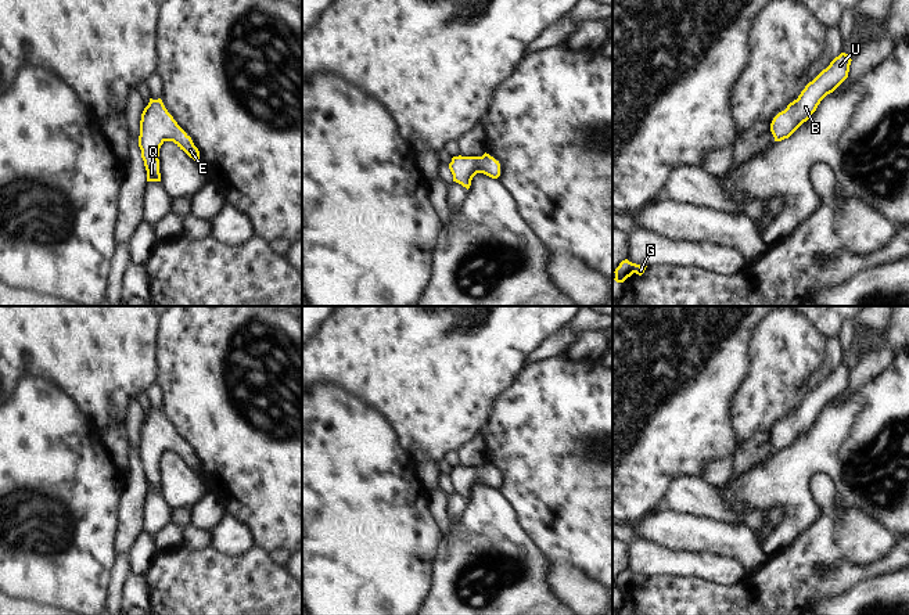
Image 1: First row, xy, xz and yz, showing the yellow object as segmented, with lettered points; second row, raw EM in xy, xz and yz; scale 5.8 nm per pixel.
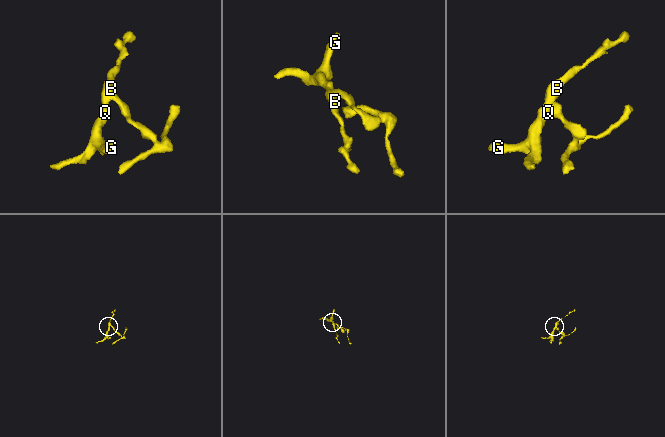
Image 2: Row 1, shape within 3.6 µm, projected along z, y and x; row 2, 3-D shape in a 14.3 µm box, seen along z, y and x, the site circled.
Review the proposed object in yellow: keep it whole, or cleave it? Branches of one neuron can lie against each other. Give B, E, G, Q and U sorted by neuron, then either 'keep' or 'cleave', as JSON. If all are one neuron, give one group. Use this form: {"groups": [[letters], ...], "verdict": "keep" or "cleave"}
{"groups": [["B", "E", "G", "Q", "U"]], "verdict": "keep"}

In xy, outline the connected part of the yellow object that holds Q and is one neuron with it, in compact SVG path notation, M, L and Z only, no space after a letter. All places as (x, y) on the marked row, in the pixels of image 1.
M150 98L140 121L139 147L147 170L147 181L161 181L159 148L165 141L173 141L190 158L200 163L200 151L191 137L177 125L161 98Z

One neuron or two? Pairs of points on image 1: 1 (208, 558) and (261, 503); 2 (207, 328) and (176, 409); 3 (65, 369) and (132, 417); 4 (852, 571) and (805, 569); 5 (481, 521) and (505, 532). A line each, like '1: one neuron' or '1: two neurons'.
1: two neurons
2: one neuron
3: two neurons
4: one neuron
5: one neuron

